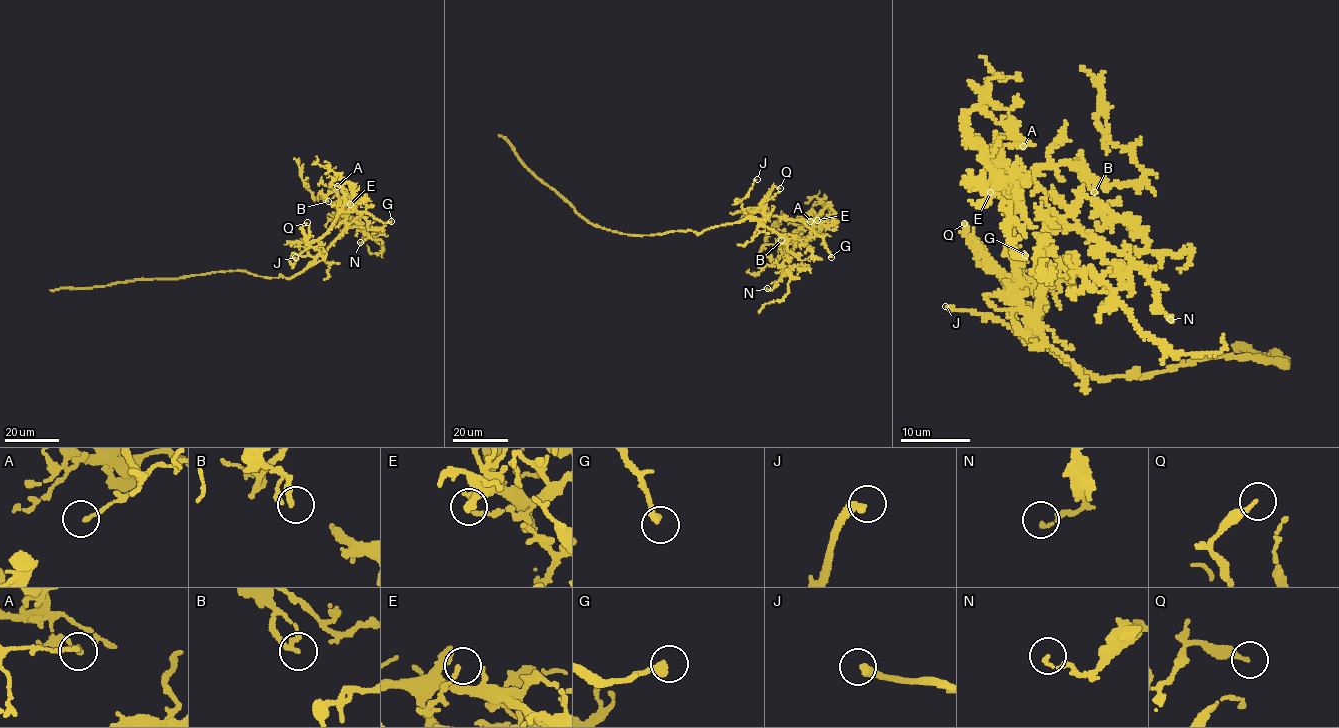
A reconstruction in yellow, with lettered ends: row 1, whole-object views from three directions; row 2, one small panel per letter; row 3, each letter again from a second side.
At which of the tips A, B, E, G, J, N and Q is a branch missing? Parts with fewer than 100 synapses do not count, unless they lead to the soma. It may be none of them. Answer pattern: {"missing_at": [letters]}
{"missing_at": ["J"]}

